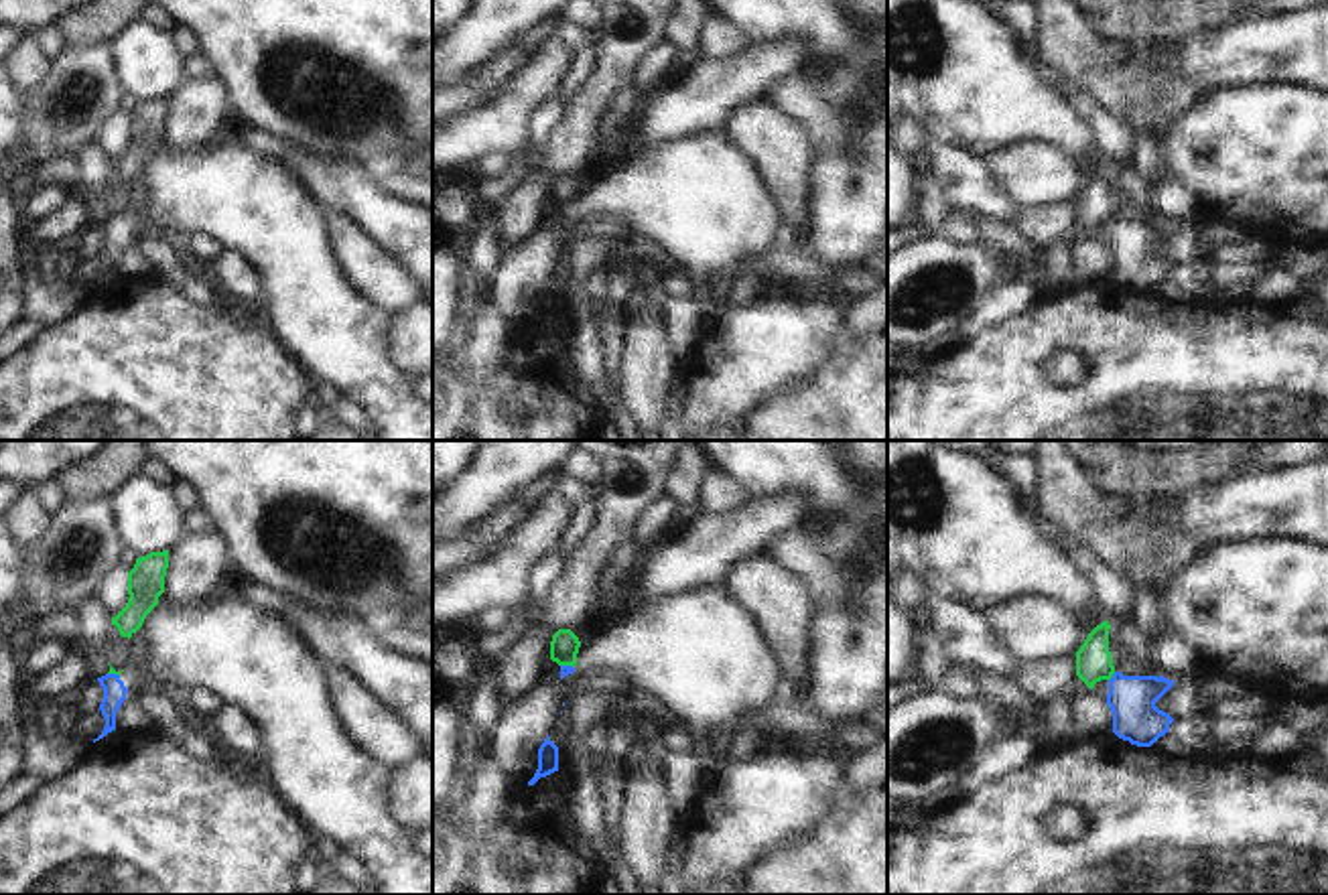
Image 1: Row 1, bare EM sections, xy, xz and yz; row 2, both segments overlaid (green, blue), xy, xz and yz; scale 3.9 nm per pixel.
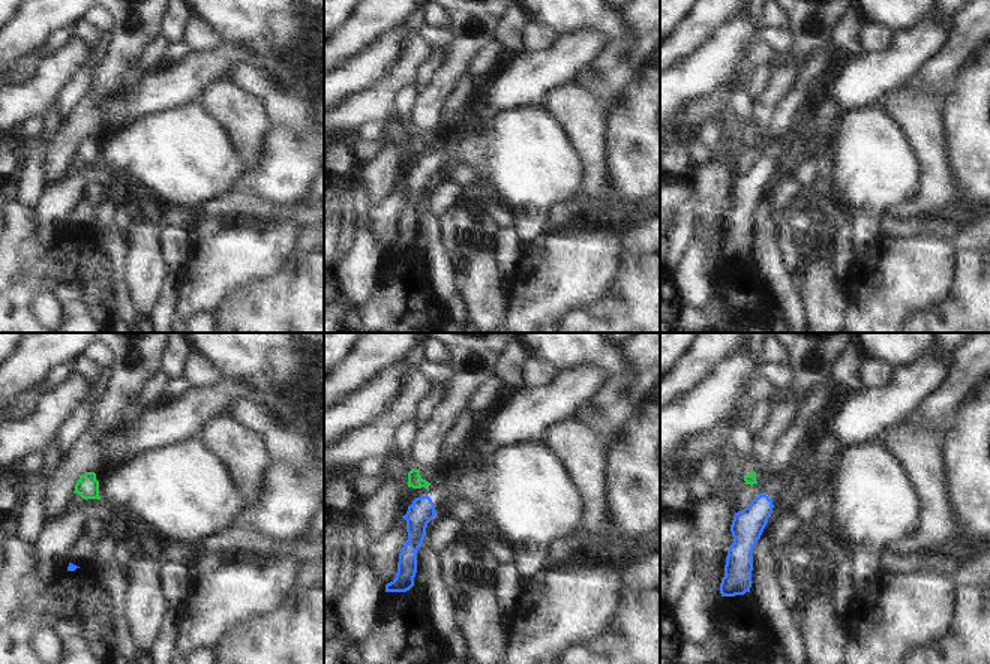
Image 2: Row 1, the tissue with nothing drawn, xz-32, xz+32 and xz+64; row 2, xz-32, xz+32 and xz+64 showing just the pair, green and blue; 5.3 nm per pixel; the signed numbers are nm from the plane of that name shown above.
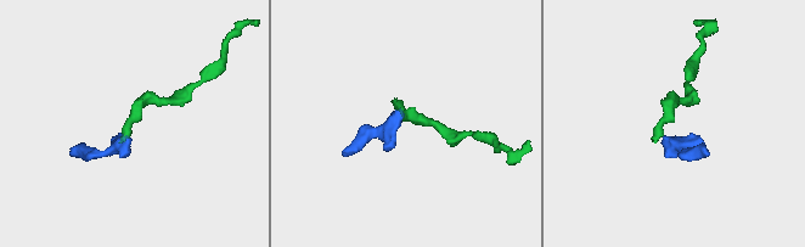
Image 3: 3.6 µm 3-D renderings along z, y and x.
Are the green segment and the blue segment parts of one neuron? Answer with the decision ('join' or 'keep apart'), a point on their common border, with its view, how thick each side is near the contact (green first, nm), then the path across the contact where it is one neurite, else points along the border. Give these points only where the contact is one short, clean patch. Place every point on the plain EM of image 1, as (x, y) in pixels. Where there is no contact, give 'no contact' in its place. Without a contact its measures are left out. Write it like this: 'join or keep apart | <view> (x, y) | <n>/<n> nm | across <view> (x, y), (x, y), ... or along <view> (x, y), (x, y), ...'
keep apart | yz (1111, 222) | 140/190 nm | along yz (1115, 218), (1109, 226)

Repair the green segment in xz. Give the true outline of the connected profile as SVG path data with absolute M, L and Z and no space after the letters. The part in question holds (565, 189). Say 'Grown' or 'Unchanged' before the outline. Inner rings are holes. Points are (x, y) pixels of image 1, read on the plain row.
Unchanged. M558 175L550 187L550 205L558 211L577 211L581 187L571 175Z

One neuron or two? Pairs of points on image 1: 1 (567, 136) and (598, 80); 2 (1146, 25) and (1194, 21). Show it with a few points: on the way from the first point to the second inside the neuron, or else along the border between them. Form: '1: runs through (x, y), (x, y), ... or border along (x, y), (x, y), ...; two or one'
1: runs through (579, 122), (593, 94); one
2: runs through (1158, 21), (1182, 21); one

